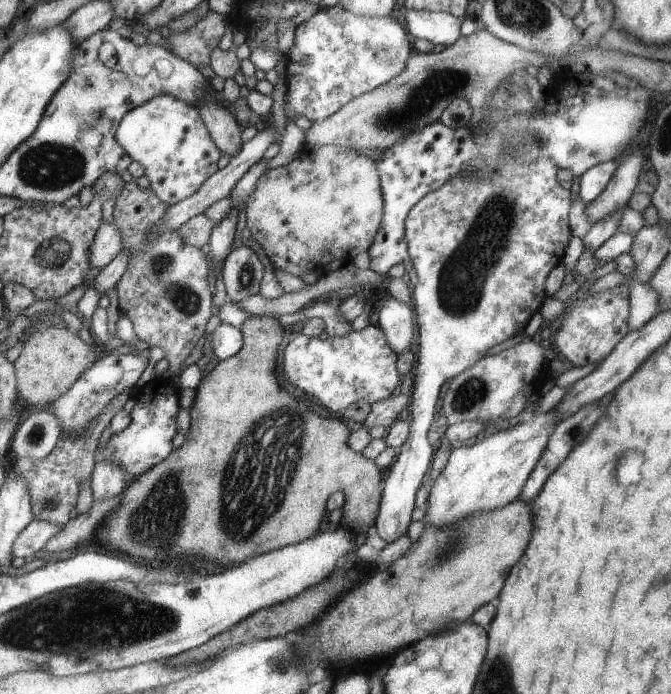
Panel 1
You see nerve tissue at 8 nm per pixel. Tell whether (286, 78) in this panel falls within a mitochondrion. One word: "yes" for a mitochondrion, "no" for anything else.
no

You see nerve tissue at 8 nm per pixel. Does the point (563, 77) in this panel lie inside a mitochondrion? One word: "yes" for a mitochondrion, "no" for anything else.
no

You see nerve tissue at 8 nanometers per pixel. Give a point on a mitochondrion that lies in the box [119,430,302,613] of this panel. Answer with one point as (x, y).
(157, 519)

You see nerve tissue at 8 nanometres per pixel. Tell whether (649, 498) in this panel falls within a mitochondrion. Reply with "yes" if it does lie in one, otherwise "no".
no

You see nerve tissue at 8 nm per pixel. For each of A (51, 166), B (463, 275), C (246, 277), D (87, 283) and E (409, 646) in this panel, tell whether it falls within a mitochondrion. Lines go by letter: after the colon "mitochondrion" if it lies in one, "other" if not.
A: mitochondrion
B: mitochondrion
C: mitochondrion
D: other
E: other

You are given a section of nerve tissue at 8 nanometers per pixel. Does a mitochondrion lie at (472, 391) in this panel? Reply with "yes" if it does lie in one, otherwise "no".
yes

